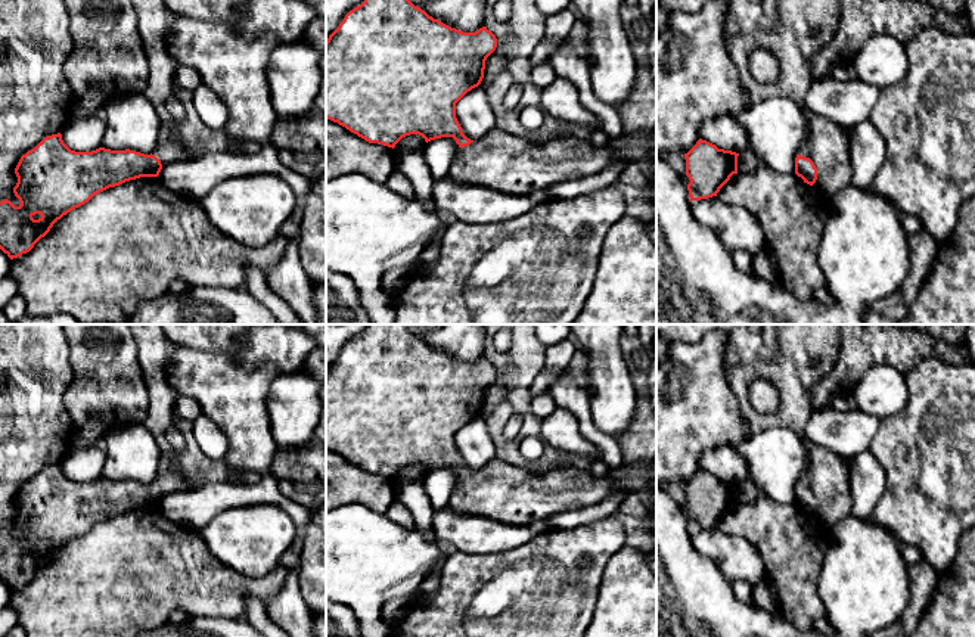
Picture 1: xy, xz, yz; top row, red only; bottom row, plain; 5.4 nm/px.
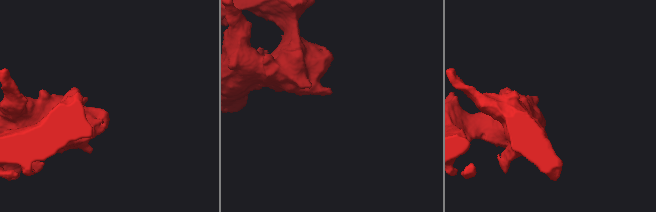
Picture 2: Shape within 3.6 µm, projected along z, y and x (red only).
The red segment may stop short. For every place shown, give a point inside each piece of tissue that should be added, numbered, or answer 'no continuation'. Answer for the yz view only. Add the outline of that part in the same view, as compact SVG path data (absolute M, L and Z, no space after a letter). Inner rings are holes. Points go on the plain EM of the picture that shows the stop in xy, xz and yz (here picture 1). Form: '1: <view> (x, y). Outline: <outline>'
1: yz (828, 475). Outline: M807 442L808 466L797 485L810 488L817 498L813 515L822 526L830 528L851 513L848 460L838 454Z

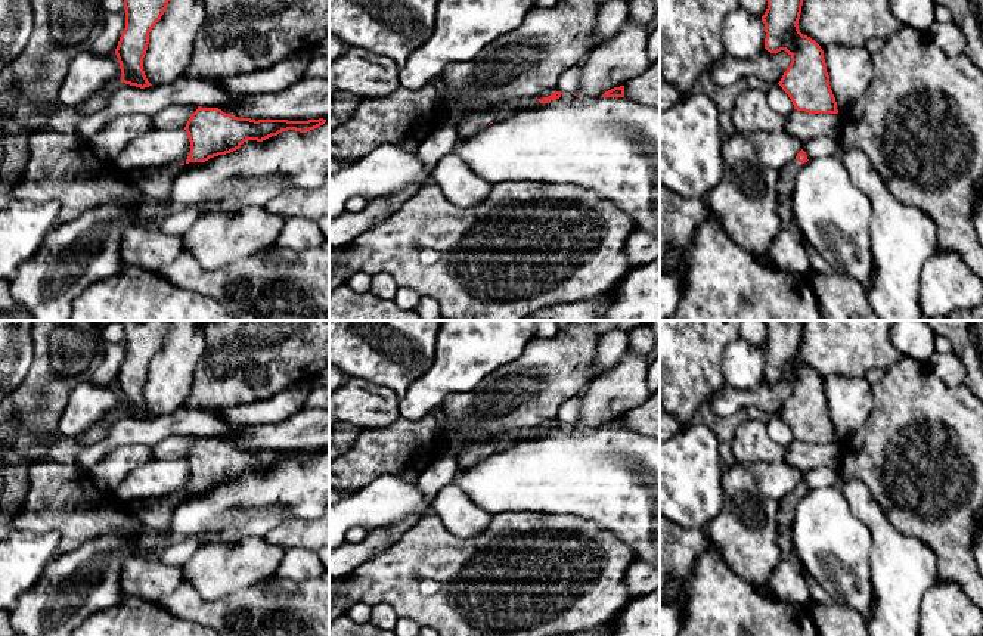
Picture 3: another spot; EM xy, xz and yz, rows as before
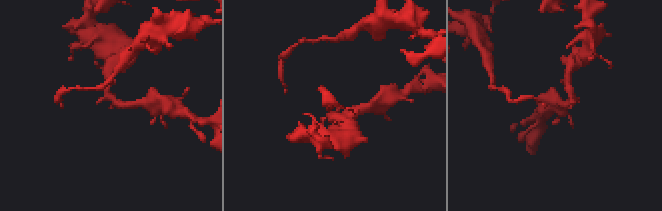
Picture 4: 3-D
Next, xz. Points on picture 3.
1: xz (470, 455). Outline: M497 438L493 441L466 444L458 453L456 457L458 469L466 469L489 457L490 453L499 453L508 450L512 444L514 440L511 438Z

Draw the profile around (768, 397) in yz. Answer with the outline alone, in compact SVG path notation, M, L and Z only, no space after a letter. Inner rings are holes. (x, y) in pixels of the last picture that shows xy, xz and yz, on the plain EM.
M766 379L754 390L734 388L725 382L713 393L707 404L714 415L726 418L741 409L757 407L763 413L778 415L791 394L791 385L785 381L770 384Z

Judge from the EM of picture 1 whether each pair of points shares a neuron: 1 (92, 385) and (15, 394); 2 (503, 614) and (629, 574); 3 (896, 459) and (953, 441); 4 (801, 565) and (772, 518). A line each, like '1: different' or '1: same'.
1: different
2: different
3: same
4: same

